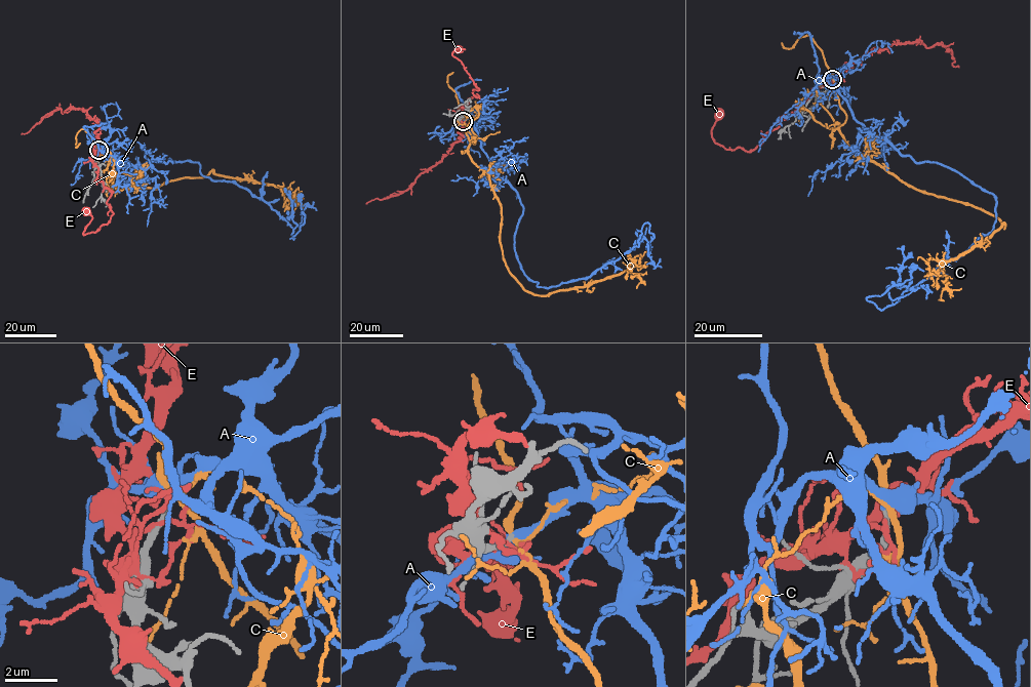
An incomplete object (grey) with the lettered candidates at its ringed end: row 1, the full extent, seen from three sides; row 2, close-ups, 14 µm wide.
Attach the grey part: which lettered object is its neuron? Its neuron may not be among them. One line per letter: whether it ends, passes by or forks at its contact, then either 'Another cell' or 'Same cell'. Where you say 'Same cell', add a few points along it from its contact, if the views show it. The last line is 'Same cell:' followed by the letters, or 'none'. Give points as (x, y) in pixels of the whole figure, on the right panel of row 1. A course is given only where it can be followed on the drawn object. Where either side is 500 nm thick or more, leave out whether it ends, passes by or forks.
A: It passes by. Same cell. Its course: (832, 79), (867, 131), (995, 200), (987, 235), (894, 305), (867, 299), (923, 271)
C: It forks there. Another cell
E: It forks there. Another cell
Same cell: A

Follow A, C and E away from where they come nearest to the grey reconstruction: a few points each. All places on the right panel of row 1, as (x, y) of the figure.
A: (832, 79), (867, 131), (995, 200), (987, 235), (894, 305), (867, 299), (923, 271)
C: (833, 78), (846, 115), (840, 134), (849, 149), (907, 185), (967, 203), (1004, 226), (943, 263), (941, 300)
E: (833, 81), (817, 86), (750, 151), (726, 150), (715, 143), (711, 129), (721, 110)

